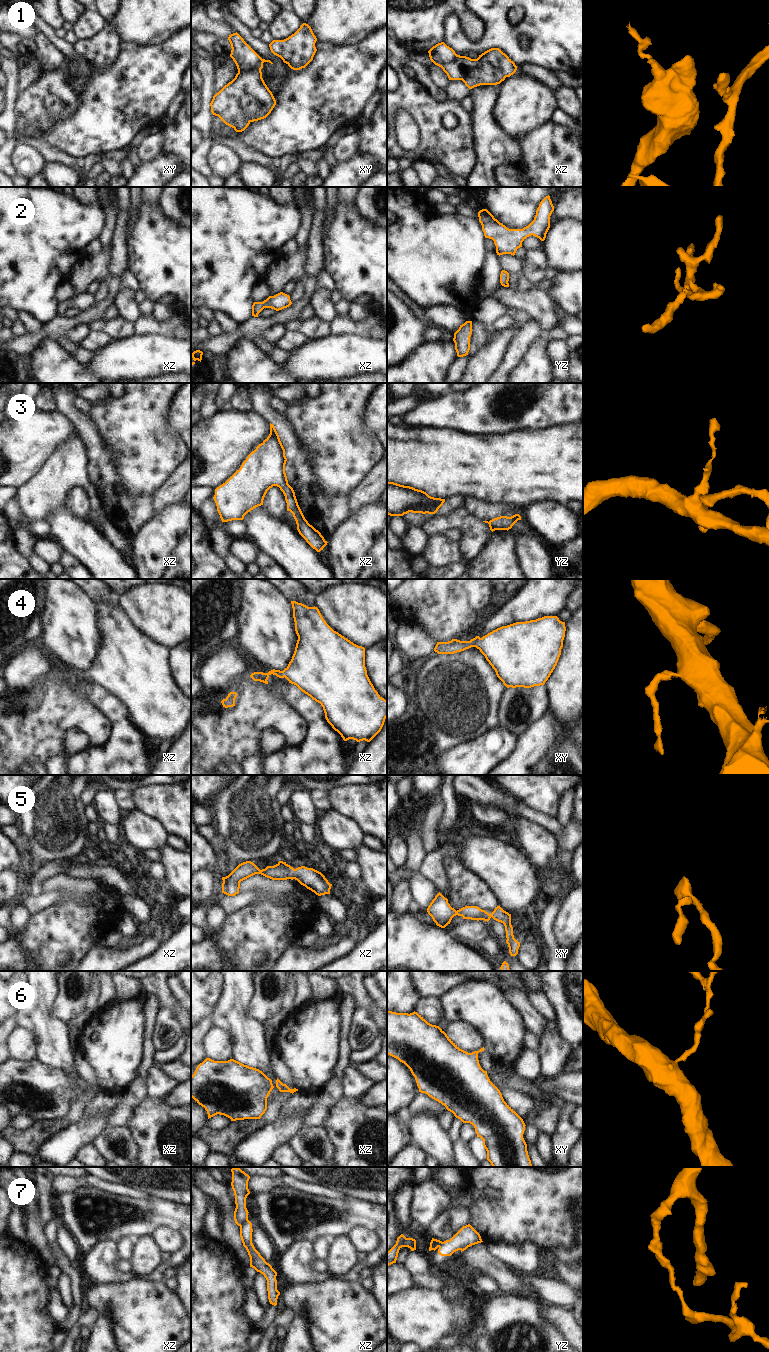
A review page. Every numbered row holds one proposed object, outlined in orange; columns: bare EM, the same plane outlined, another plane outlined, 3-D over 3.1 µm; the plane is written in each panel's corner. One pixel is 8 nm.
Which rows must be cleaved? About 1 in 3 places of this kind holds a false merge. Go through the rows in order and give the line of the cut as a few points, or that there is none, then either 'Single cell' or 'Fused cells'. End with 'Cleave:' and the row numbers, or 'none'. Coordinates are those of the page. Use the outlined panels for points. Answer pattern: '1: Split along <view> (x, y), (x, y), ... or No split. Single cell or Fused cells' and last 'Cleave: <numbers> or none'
1: Split along xy (261, 58), (254, 67), (238, 71). Fused cells
2: No split. Single cell
3: No split. Single cell
4: No split. Single cell
5: No split. Single cell
6: No split. Single cell
7: Split along xz (247, 1219), (239, 1225). Fused cells
Cleave: 1, 7.

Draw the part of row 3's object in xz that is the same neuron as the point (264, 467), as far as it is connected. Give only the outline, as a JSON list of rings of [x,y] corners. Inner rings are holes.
[[[270,423],[269,436],[248,455],[239,470],[215,489],[213,499],[217,511],[222,522],[243,520],[248,512],[263,505],[267,491],[277,486],[285,496],[287,511],[293,514],[299,534],[320,552],[328,542],[305,519],[295,492],[288,484],[286,461],[285,449],[274,425]]]

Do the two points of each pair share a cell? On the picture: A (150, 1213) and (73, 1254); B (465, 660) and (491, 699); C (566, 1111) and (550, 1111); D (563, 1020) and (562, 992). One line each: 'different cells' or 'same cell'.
A: different cells
B: same cell
C: different cells
D: same cell

